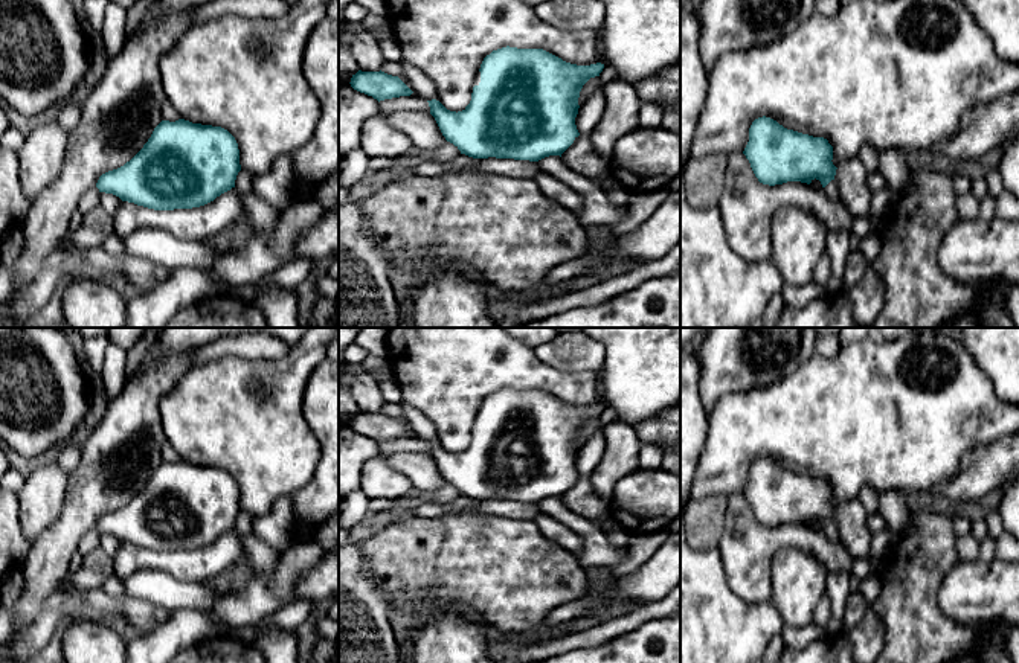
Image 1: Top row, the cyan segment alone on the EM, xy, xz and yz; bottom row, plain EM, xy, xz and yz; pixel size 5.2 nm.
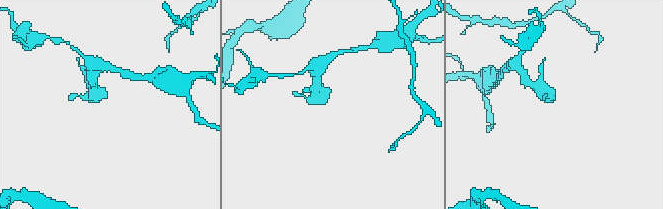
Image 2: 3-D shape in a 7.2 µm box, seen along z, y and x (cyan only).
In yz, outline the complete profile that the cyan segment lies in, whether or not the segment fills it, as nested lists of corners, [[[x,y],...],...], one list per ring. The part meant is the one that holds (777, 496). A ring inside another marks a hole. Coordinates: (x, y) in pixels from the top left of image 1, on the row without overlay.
[[[758,459],[749,469],[743,492],[760,524],[775,527],[787,523],[821,523],[830,541],[837,540],[833,488],[824,479],[787,471],[770,459]]]

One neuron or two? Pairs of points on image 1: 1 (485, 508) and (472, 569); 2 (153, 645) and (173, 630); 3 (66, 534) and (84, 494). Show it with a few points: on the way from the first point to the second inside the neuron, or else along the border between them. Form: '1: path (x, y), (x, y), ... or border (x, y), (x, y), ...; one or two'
1: border (447, 514), (498, 514), (519, 520); two
2: path (157, 645), (168, 634); one
3: path (72, 525), (84, 503); one

